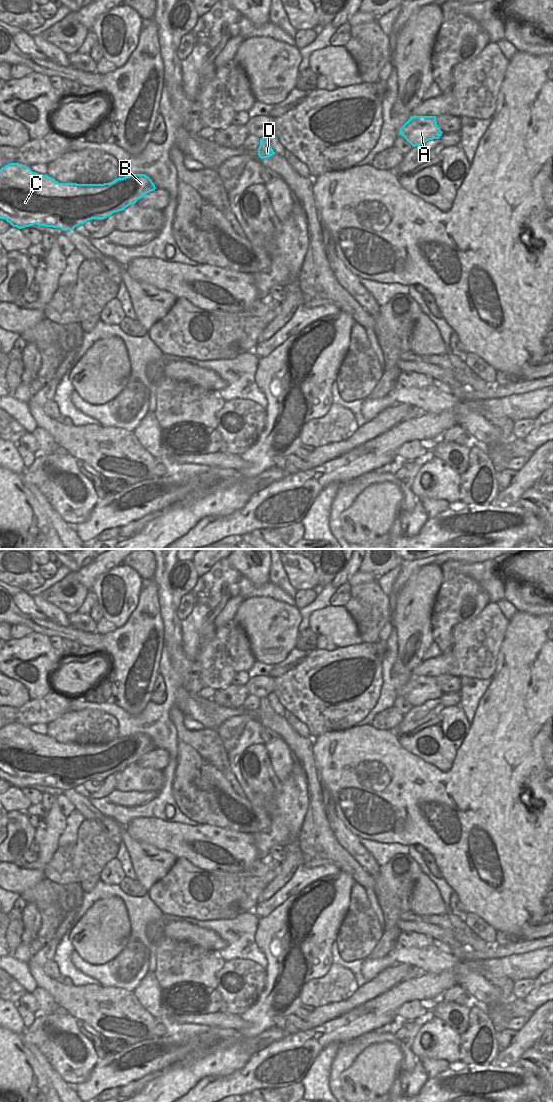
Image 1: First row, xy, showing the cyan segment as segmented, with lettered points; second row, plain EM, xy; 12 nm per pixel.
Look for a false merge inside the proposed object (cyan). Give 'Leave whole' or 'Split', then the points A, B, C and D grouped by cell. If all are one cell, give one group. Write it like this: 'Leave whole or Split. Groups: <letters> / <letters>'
Leave whole. Groups: A B C D

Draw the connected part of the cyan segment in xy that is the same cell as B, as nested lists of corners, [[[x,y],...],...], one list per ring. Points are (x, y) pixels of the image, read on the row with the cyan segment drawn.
[[[9,163],[0,169],[0,219],[19,229],[37,224],[73,230],[89,220],[106,219],[155,189],[152,180],[145,174],[119,177],[104,184],[59,183],[23,164]]]

